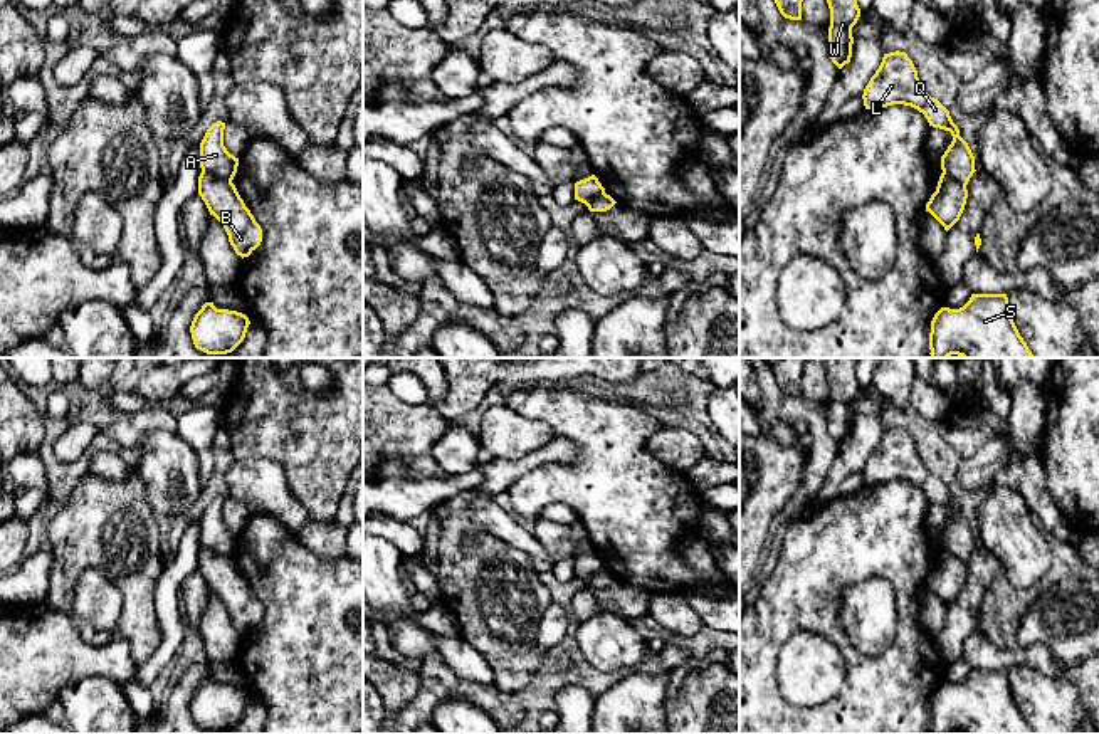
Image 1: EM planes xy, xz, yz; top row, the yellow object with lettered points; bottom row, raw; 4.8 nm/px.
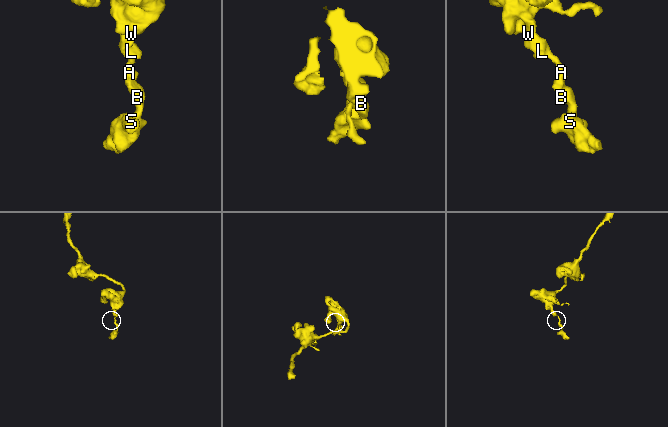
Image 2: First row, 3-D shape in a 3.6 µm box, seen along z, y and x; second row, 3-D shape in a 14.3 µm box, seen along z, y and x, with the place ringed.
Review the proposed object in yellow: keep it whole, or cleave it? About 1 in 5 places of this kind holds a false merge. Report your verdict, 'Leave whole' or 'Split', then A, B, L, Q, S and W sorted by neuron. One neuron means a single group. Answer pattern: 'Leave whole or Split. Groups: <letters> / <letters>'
Split. Groups: A L Q W / B S

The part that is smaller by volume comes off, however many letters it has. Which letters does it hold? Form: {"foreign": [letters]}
{"foreign": ["B", "S"]}

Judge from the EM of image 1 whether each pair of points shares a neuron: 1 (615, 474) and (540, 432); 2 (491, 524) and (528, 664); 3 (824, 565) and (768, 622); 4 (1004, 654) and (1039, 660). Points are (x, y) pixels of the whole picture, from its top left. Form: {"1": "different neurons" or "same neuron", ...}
{"1": "different neurons", "2": "different neurons", "3": "same neuron", "4": "same neuron"}

